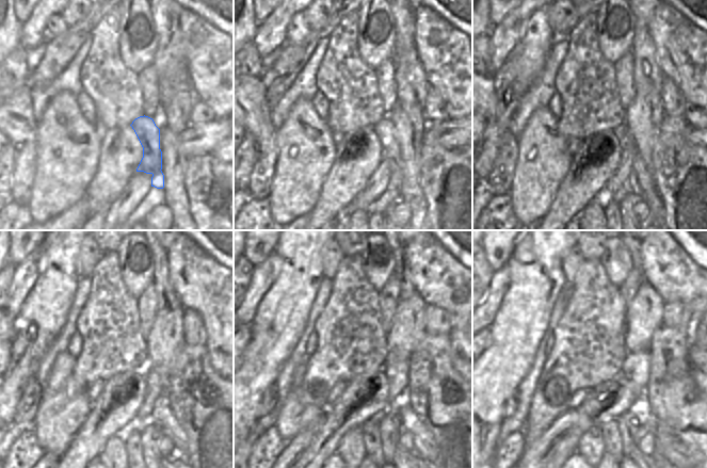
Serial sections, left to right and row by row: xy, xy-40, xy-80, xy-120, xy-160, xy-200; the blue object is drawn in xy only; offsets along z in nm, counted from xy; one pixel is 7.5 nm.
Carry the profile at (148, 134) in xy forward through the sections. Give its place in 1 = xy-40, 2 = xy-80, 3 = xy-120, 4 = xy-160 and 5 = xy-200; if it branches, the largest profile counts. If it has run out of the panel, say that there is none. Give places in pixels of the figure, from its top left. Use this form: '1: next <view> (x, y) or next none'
1: next xy-40 (384, 130)
2: next xy-80 (640, 181)
3: next xy-120 (161, 416)
4: next xy-160 (424, 447)
5: next xy-200 (667, 442)

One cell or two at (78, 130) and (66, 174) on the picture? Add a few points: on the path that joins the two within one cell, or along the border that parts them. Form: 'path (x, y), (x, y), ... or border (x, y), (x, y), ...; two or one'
path (90, 134), (91, 143), (71, 161); one

